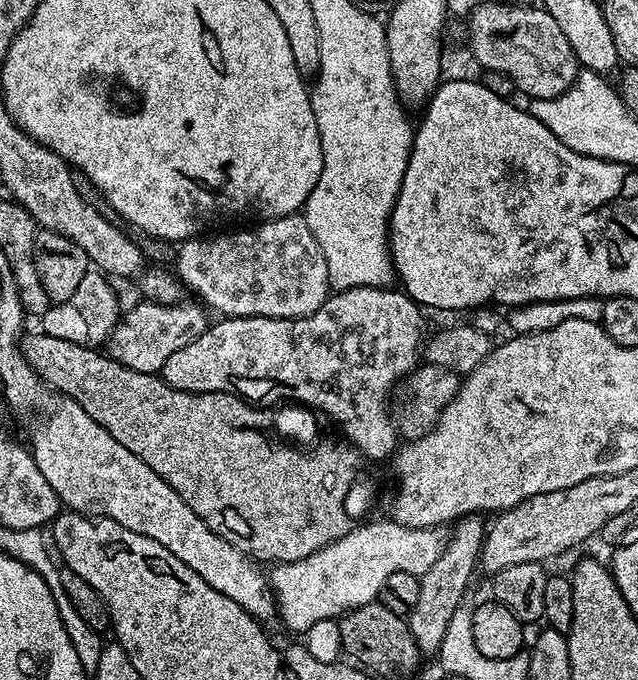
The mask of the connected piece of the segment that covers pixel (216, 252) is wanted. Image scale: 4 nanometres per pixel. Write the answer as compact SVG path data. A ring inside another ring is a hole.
M303 215L283 216L277 220L266 220L257 223L255 226L245 228L248 228L245 232L228 232L225 236L212 236L216 234L208 234L203 238L193 238L183 241L176 249L176 259L174 261L174 272L180 283L184 285L191 295L193 292L194 295L201 296L205 300L203 303L209 309L212 307L214 311L220 312L216 314L224 318L231 318L233 316L269 316L270 318L278 318L279 320L296 320L300 316L313 316L327 302L330 295L330 285L328 282L328 271L326 270L326 258L322 254L322 250L318 246L318 242L314 238L314 234L310 230L308 223L304 220Z

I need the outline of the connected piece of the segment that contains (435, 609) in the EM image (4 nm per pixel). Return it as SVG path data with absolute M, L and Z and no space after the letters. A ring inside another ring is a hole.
M469 514L460 517L451 525L448 545L442 550L438 562L426 570L420 577L418 586L418 602L410 609L407 617L408 629L416 641L417 649L421 653L439 653L442 638L446 634L446 626L450 626L450 618L461 611L464 600L464 591L472 580L472 571L478 568L479 558L484 549L486 524L479 515Z

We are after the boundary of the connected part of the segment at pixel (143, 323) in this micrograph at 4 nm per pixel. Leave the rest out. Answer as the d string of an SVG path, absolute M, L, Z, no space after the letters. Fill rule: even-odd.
M139 302L123 313L119 324L106 341L107 355L122 366L139 372L159 373L170 354L178 354L190 342L194 342L210 326L204 317L205 309L189 302L178 304L153 304Z

